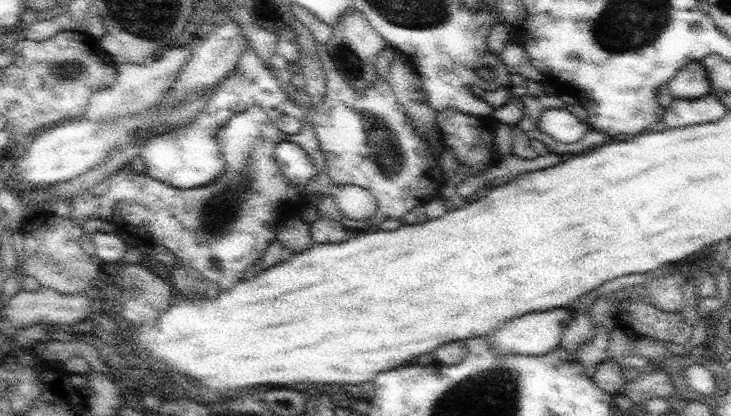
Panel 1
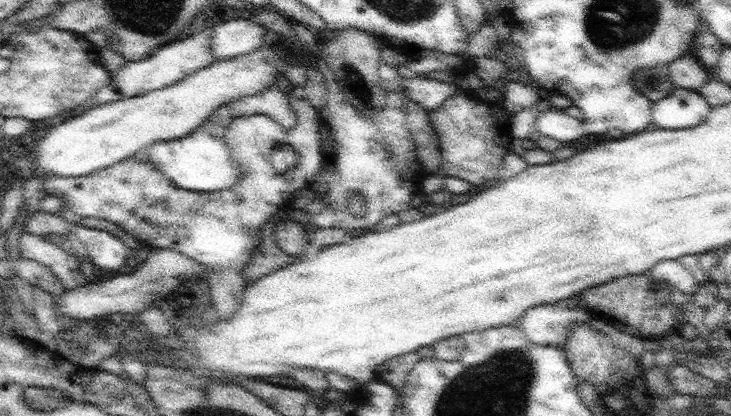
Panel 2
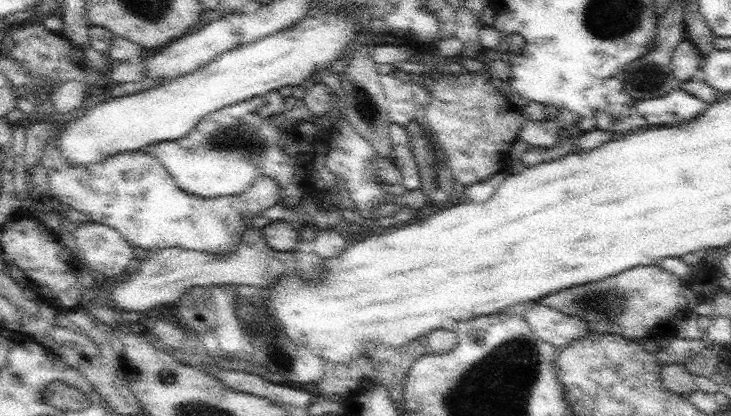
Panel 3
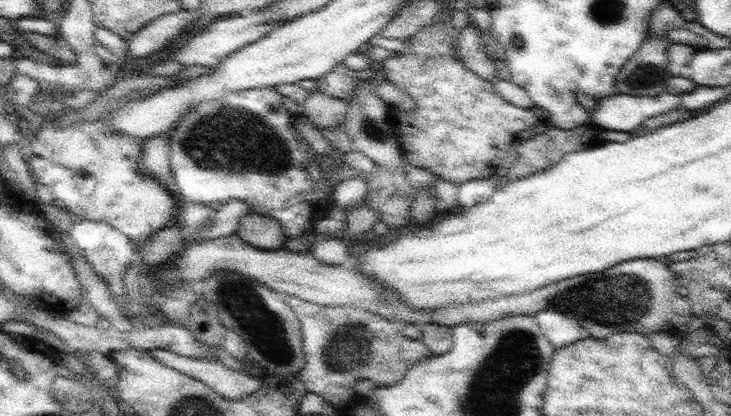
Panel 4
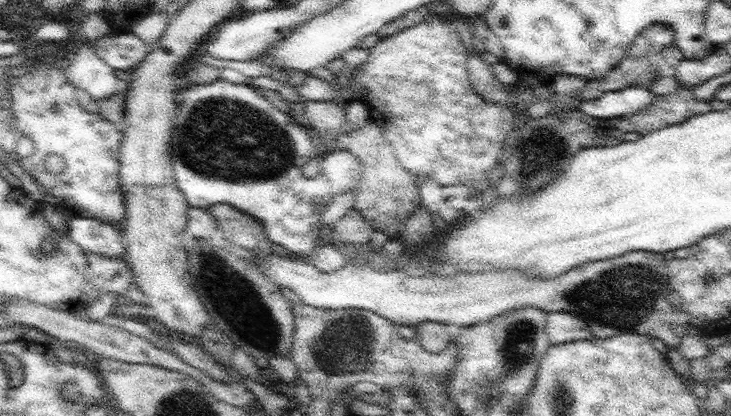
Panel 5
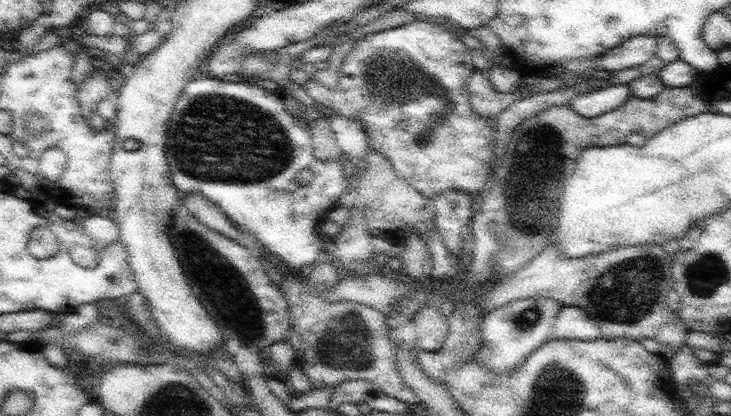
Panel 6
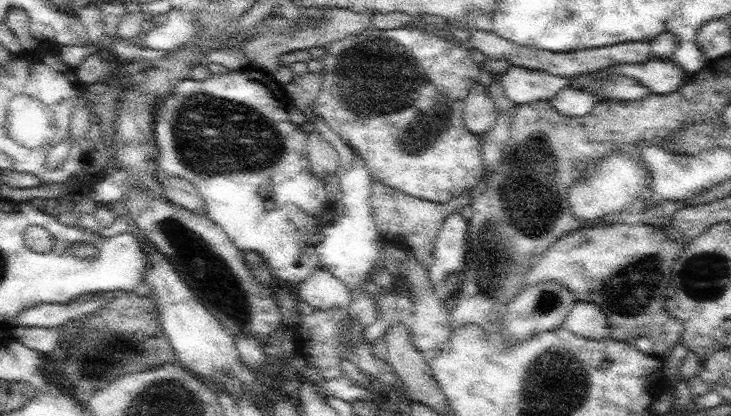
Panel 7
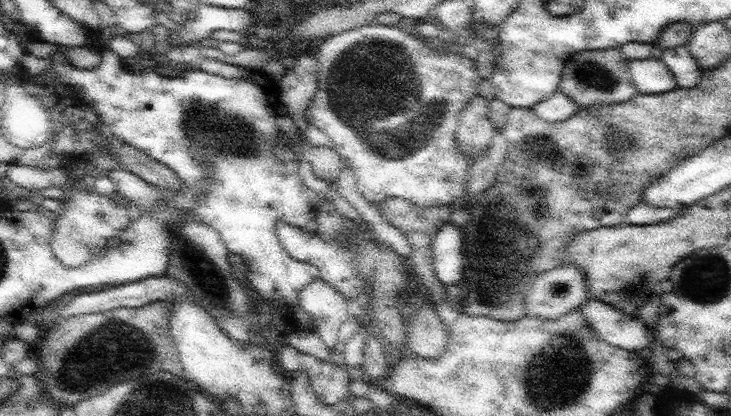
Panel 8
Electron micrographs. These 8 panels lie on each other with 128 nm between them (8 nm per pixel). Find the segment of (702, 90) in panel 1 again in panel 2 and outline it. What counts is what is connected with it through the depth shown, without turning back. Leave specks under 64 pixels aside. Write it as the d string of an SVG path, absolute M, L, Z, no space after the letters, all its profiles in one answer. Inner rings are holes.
M693 51L682 54L682 58L670 64L668 68L675 87L689 88L698 92L710 77L710 73L700 63Z

